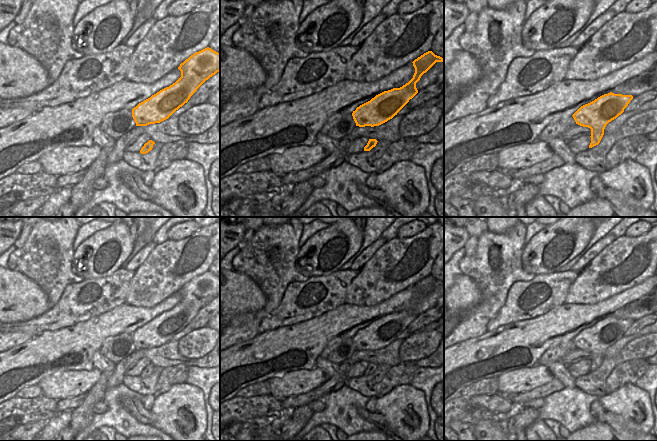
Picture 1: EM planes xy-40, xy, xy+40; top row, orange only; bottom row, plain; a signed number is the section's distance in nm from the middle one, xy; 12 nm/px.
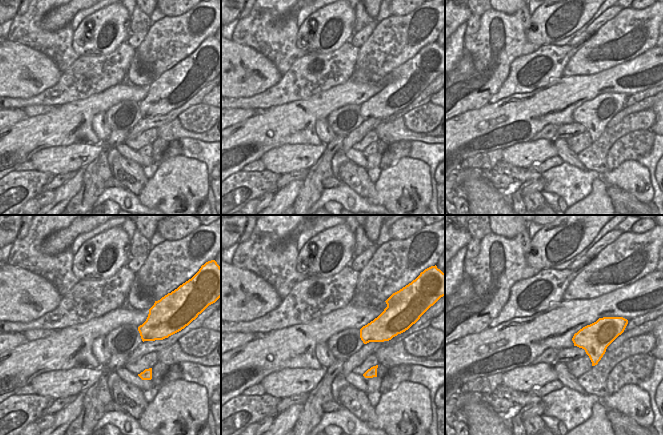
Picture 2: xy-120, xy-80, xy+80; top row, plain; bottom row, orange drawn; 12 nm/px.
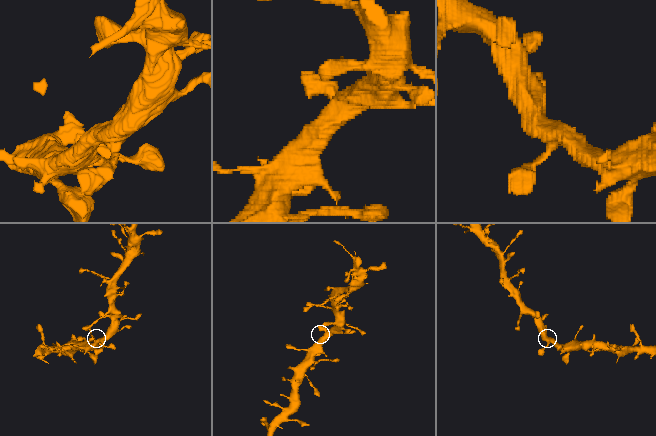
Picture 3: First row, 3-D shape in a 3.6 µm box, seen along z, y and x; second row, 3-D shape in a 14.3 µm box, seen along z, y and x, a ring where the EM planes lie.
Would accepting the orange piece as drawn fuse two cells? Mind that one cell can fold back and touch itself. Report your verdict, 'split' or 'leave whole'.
leave whole

